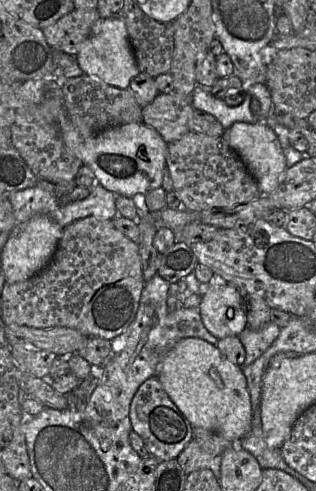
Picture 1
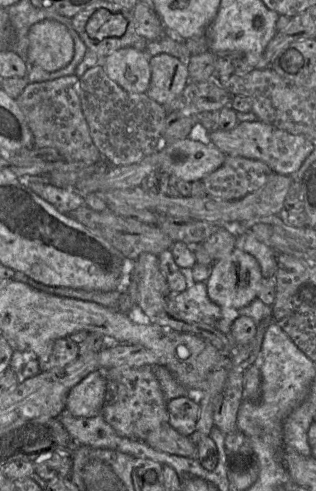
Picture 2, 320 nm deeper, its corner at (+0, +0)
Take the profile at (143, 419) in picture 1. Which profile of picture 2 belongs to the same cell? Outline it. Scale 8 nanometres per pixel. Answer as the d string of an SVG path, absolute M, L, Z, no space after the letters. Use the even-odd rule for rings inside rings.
M180 397L167 402L168 424L185 437L196 431L200 408L197 402L188 397Z

